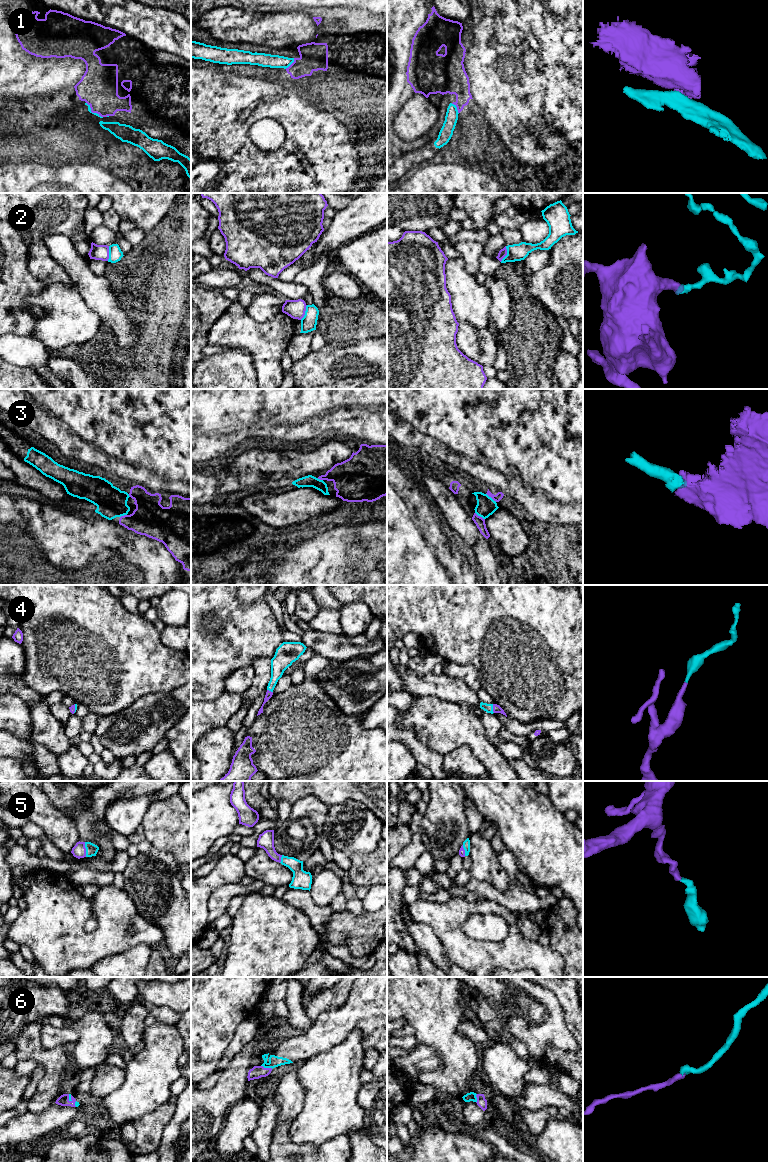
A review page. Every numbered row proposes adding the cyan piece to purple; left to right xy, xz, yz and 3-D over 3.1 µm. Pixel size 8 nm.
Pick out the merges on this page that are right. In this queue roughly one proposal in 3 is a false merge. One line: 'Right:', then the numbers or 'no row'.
Right: 3, 4, 5, 6

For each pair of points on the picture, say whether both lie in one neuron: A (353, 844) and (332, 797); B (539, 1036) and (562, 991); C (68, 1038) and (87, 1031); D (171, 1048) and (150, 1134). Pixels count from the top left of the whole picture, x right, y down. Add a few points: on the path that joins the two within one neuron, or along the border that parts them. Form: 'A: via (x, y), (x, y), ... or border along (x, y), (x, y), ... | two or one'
A: border along (358, 801), (344, 801), (330, 806) | two
B: border along (543, 987), (546, 987), (556, 997), (565, 1021) | two
C: border along (71, 1026), (78, 1035), (78, 1040), (74, 1045) | two
D: border along (168, 1100), (135, 1120) | two

